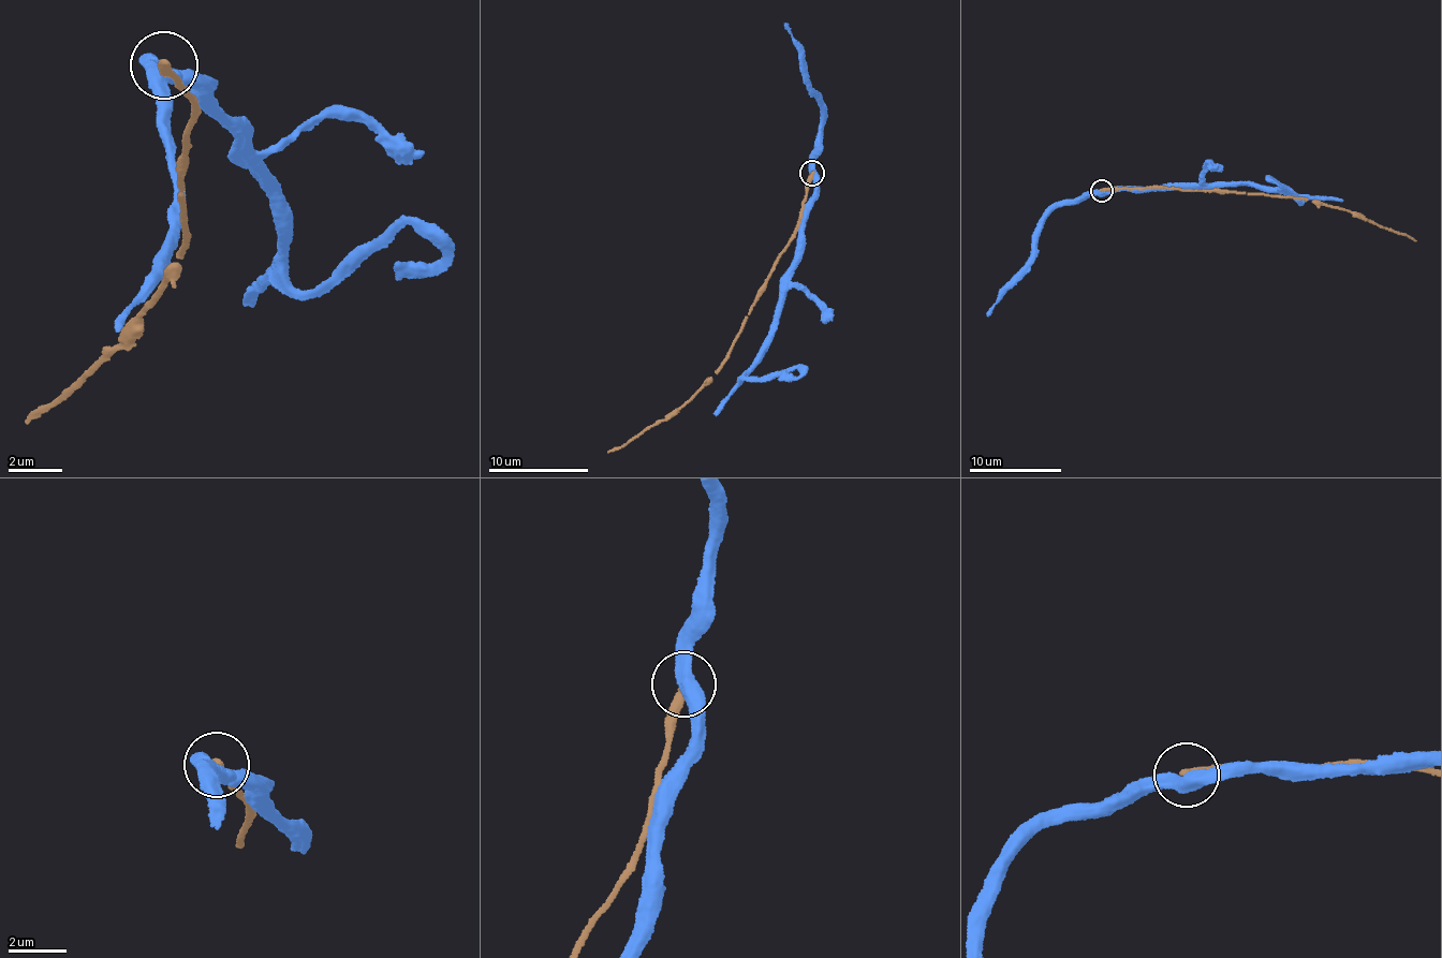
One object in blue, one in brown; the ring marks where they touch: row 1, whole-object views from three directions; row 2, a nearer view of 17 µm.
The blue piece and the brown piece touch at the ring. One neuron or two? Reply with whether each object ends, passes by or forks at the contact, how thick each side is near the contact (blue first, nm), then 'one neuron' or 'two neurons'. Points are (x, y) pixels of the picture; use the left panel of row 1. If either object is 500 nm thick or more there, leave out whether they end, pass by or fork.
blue passes by; brown ends; calibres 480 and 320 nm; two neurons

